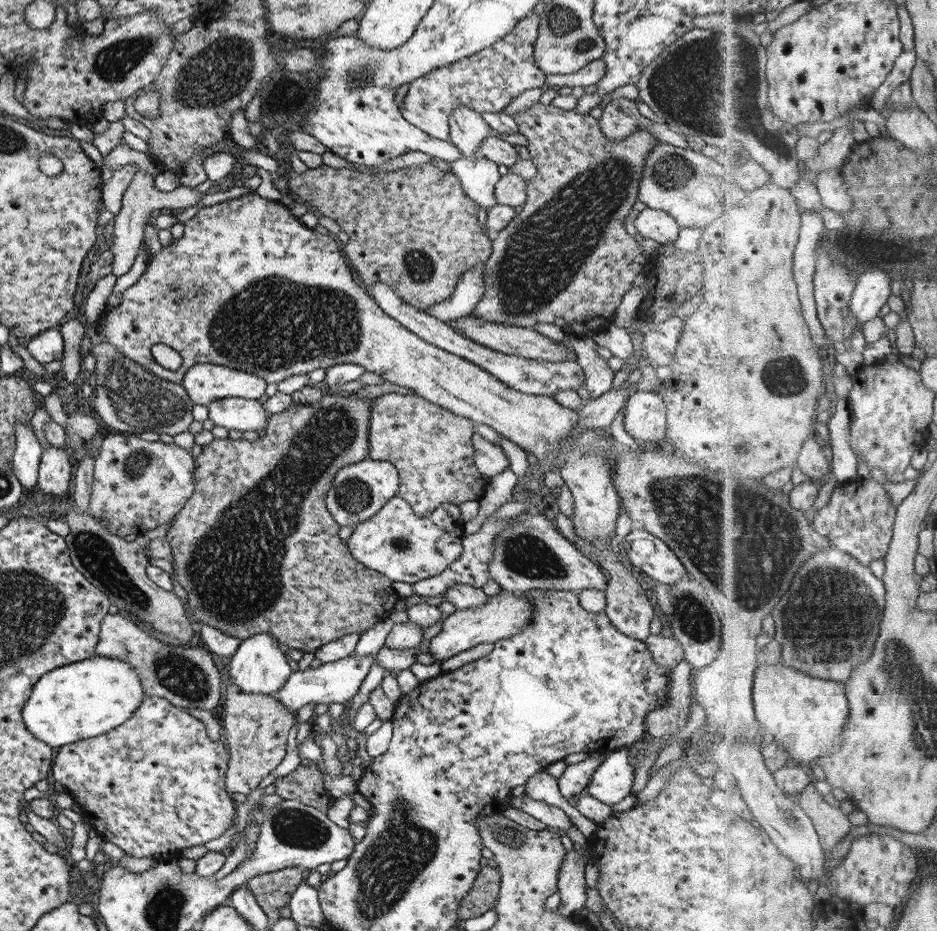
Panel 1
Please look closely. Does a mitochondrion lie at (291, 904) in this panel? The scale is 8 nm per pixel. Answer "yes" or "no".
no

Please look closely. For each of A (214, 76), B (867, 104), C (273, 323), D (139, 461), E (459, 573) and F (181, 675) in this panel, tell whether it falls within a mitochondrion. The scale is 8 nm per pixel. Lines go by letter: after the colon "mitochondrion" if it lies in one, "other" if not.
A: mitochondrion
B: other
C: mitochondrion
D: mitochondrion
E: other
F: mitochondrion

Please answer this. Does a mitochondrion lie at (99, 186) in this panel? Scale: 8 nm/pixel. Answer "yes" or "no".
no

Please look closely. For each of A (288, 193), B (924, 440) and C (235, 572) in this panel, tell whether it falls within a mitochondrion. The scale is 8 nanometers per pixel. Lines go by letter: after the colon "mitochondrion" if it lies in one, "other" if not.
A: other
B: other
C: mitochondrion

